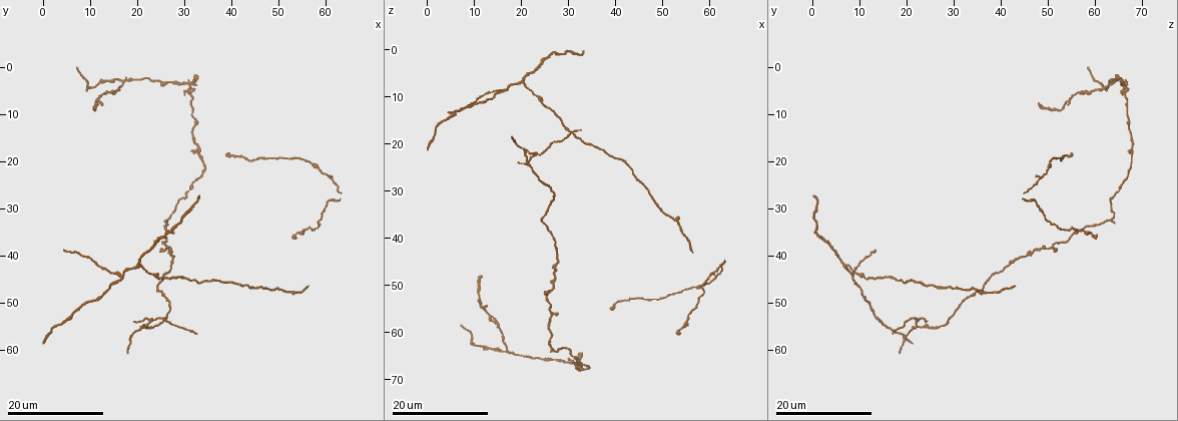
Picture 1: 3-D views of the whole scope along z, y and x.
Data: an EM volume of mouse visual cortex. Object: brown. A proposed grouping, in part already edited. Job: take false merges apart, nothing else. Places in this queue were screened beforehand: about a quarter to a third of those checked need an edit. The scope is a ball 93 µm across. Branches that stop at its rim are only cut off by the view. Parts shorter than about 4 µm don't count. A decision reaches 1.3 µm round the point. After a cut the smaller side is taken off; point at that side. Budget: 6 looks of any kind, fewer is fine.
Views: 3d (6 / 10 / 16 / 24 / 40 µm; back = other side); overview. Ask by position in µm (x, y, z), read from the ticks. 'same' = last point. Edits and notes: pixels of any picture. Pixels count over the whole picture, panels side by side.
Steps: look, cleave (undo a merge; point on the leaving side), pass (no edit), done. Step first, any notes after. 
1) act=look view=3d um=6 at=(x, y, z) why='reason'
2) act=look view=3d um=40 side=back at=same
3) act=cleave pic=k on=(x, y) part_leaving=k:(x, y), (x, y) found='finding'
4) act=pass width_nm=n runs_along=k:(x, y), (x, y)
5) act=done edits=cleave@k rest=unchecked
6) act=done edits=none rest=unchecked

act=look view=3d um=16 at=(31.5, 3.5, 66.5) why='looks like a crossing'

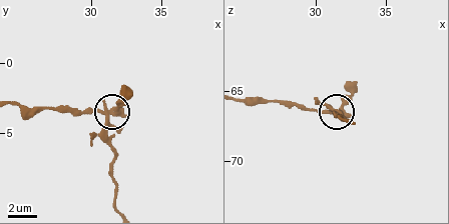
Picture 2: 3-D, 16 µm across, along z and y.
act=look view=3d um=6 at=same why='zoom in'

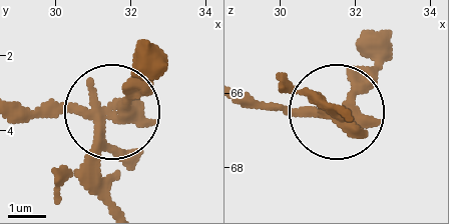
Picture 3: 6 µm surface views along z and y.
act=cleave pic=3 on=(137, 93) arms=4 part_leaving=3:(94, 110), (20, 110) found='a second cell is stuck on'

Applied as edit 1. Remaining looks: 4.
act=look view=3d um=24 at=(20.5, 42.0, 7.0) why='branch point'

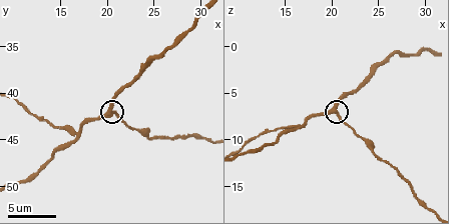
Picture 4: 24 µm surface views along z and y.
act=look view=3d um=10 at=(20.0, 42.2, 6.6)

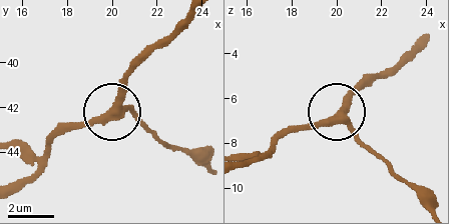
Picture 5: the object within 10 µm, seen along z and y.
act=pass width_nm=330 found='all the same cell'

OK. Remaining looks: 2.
act=look view=3d um=10 at=(16.6, 44.6, 8.6) why='a fork'

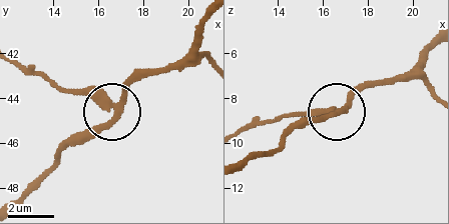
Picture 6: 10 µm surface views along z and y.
act=cleave pic=6 on=(85, 94) width_nm=270 part_leaving=6:(113, 107), (18, 67) found='a second cell is stuck on'

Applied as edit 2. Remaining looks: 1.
act=done edits=cleave@3,cleave@6 rest=unchecked

